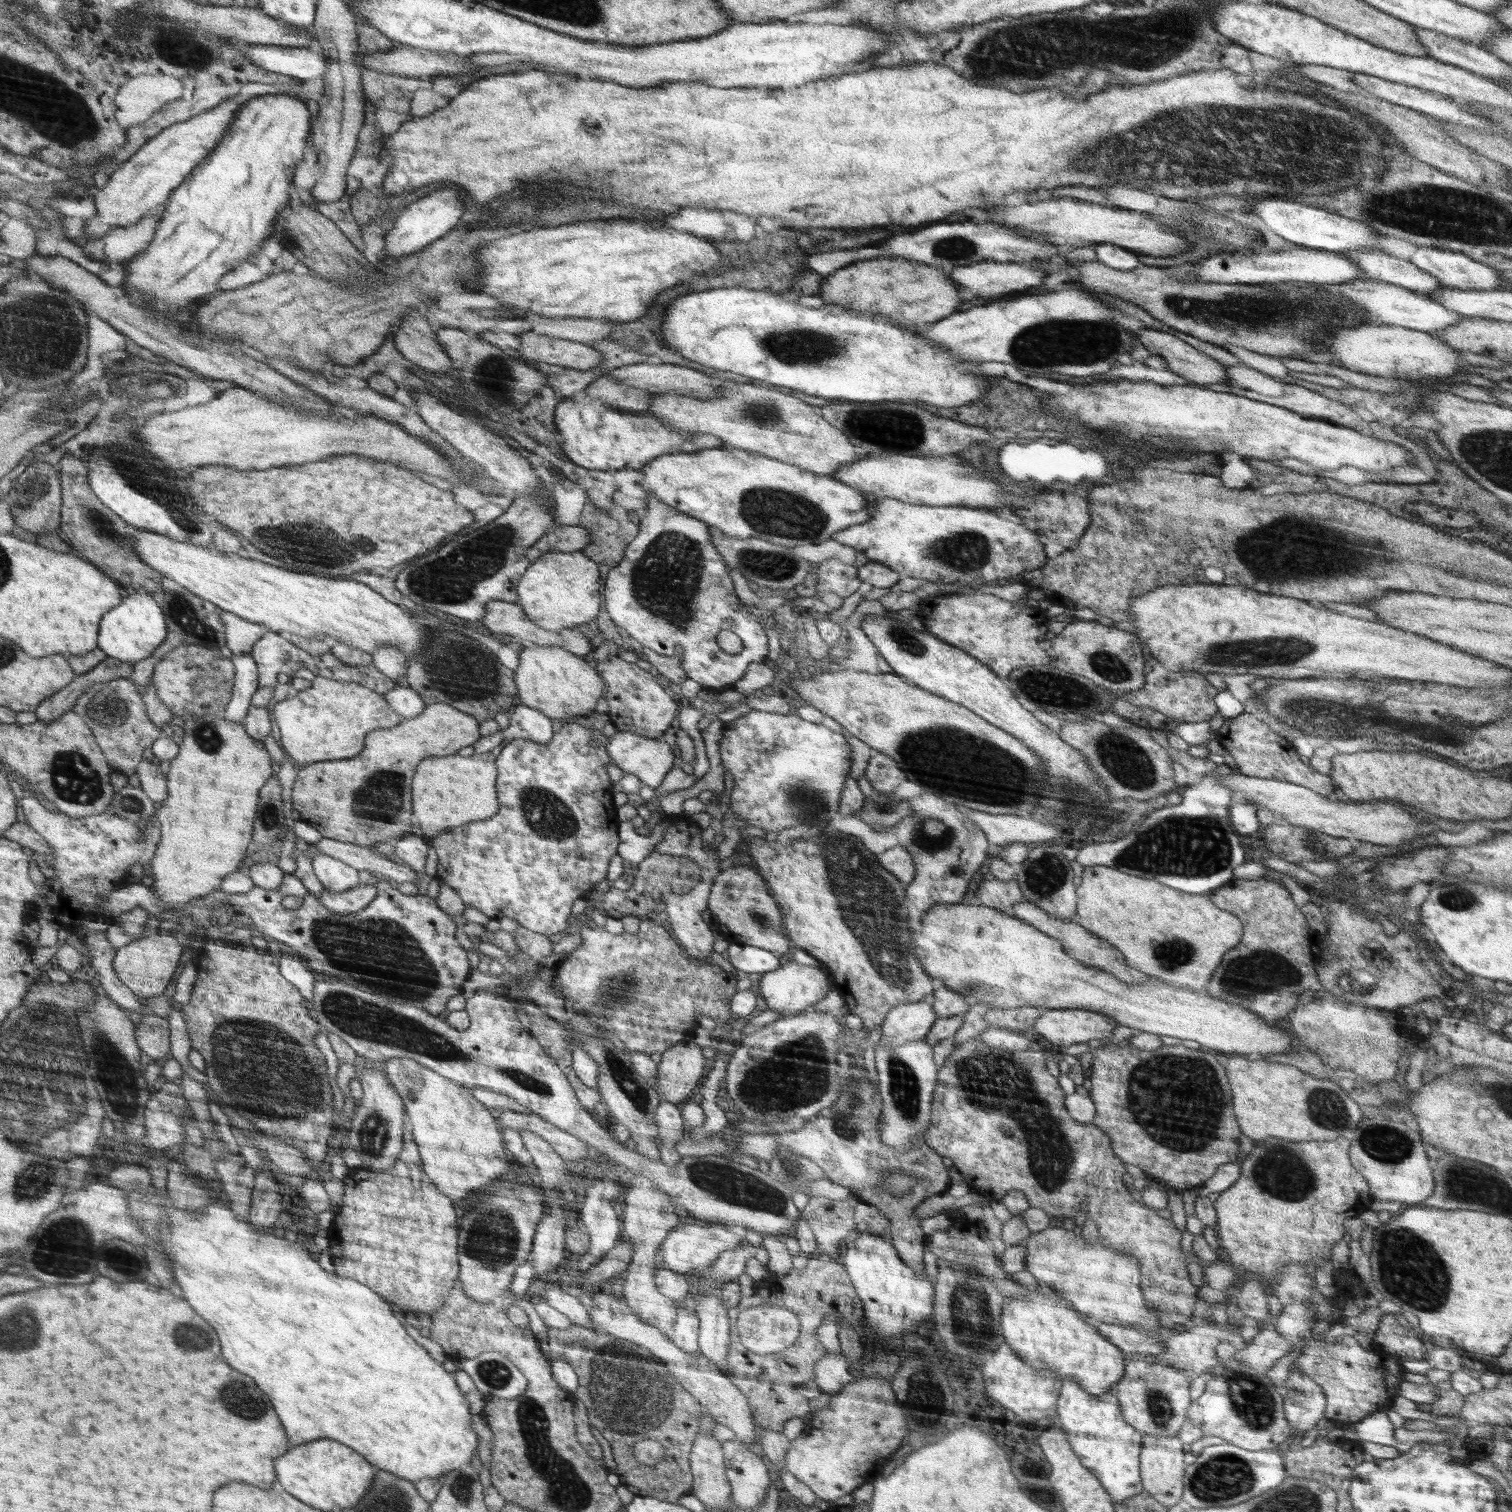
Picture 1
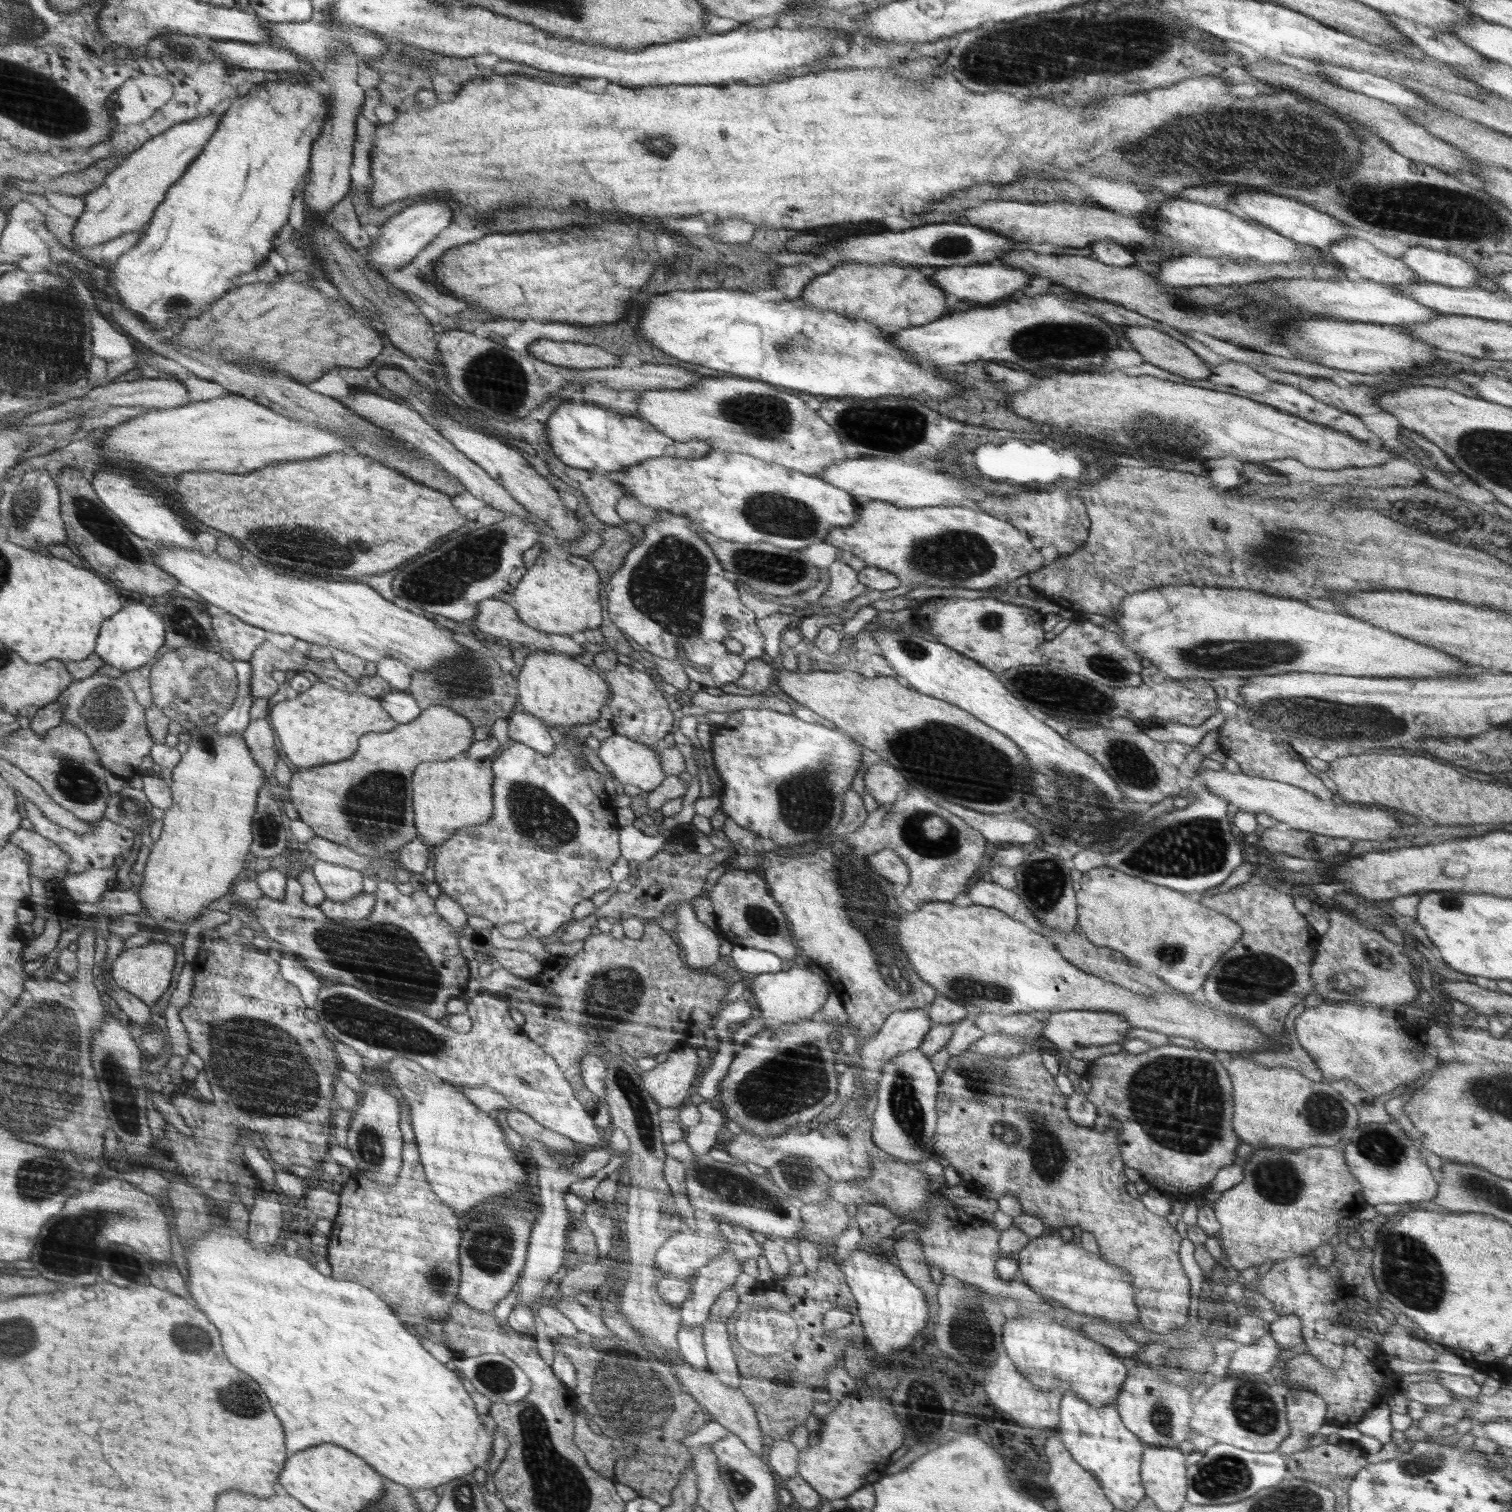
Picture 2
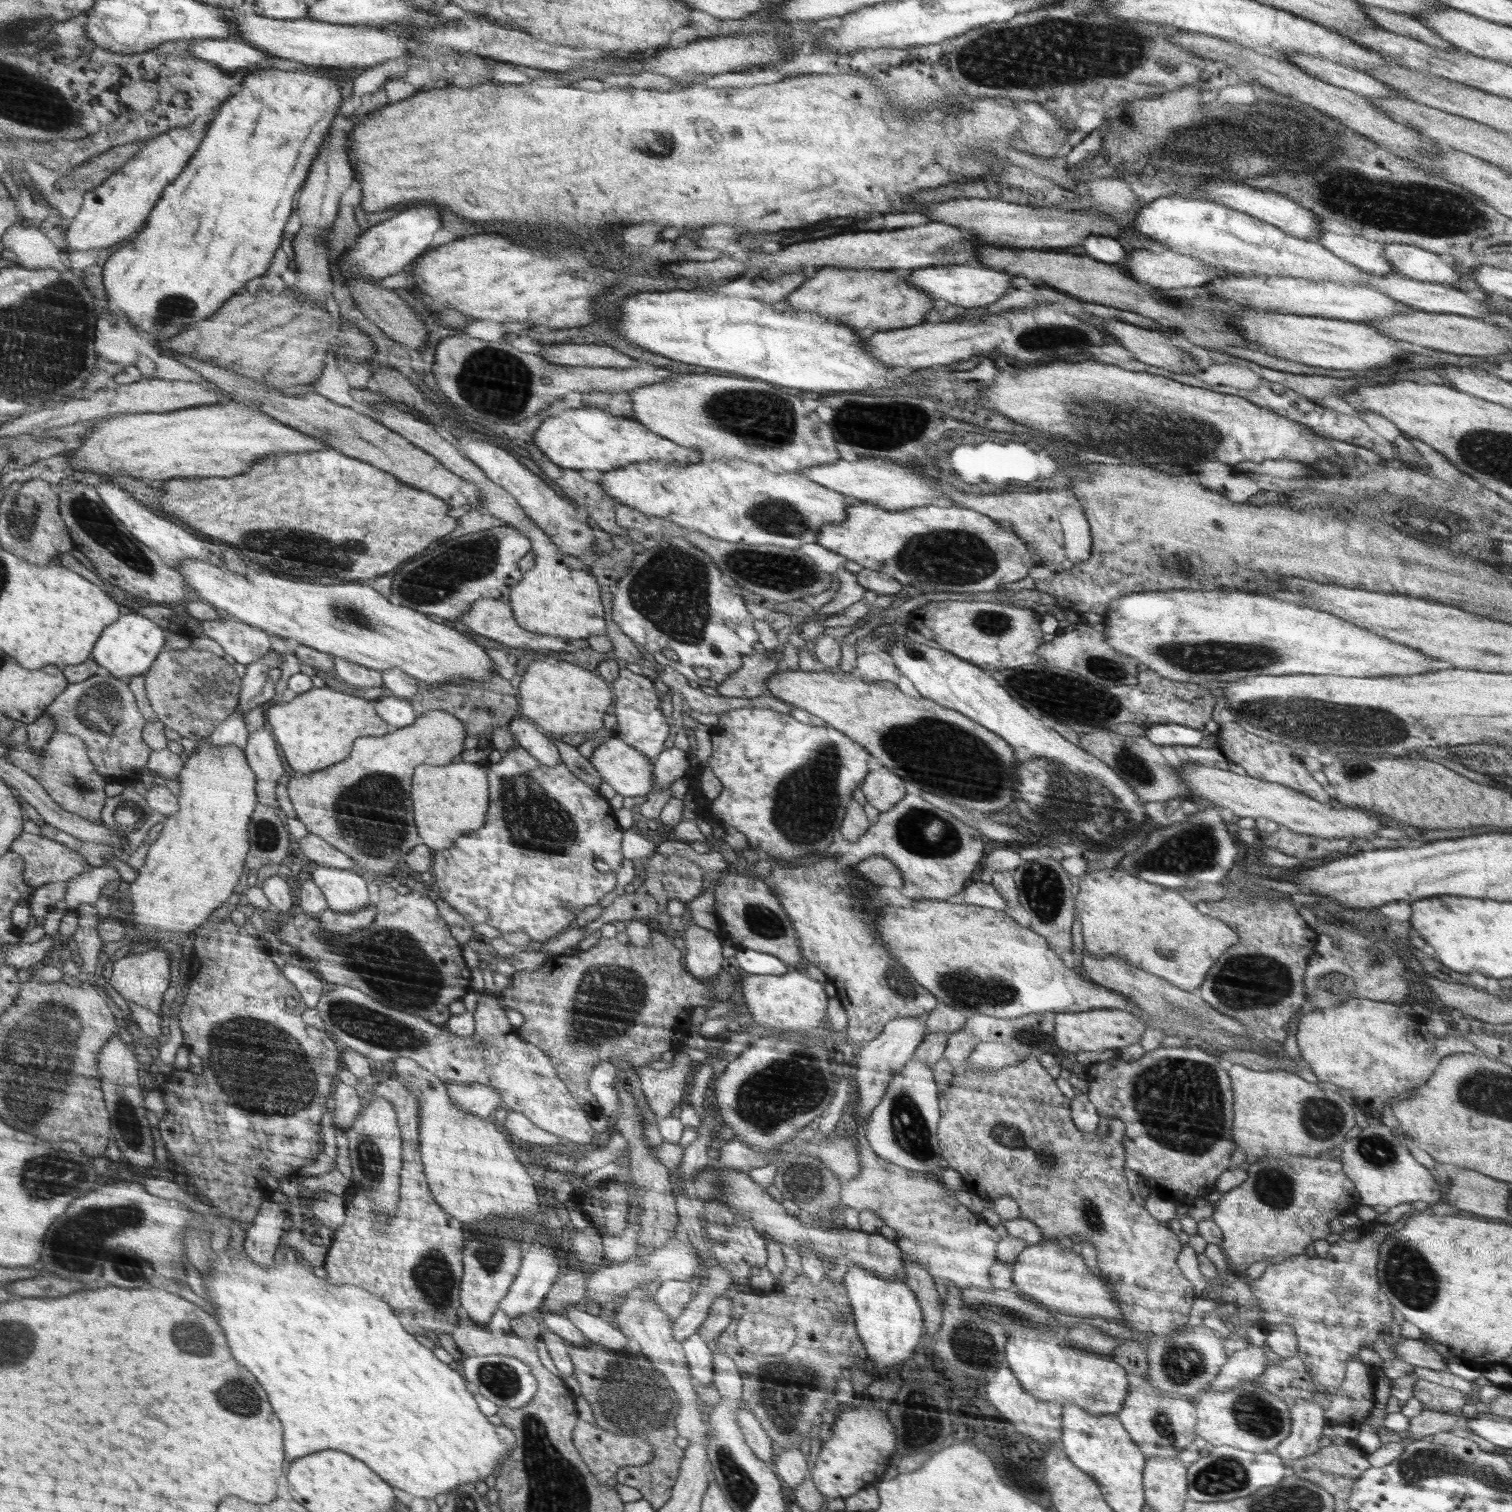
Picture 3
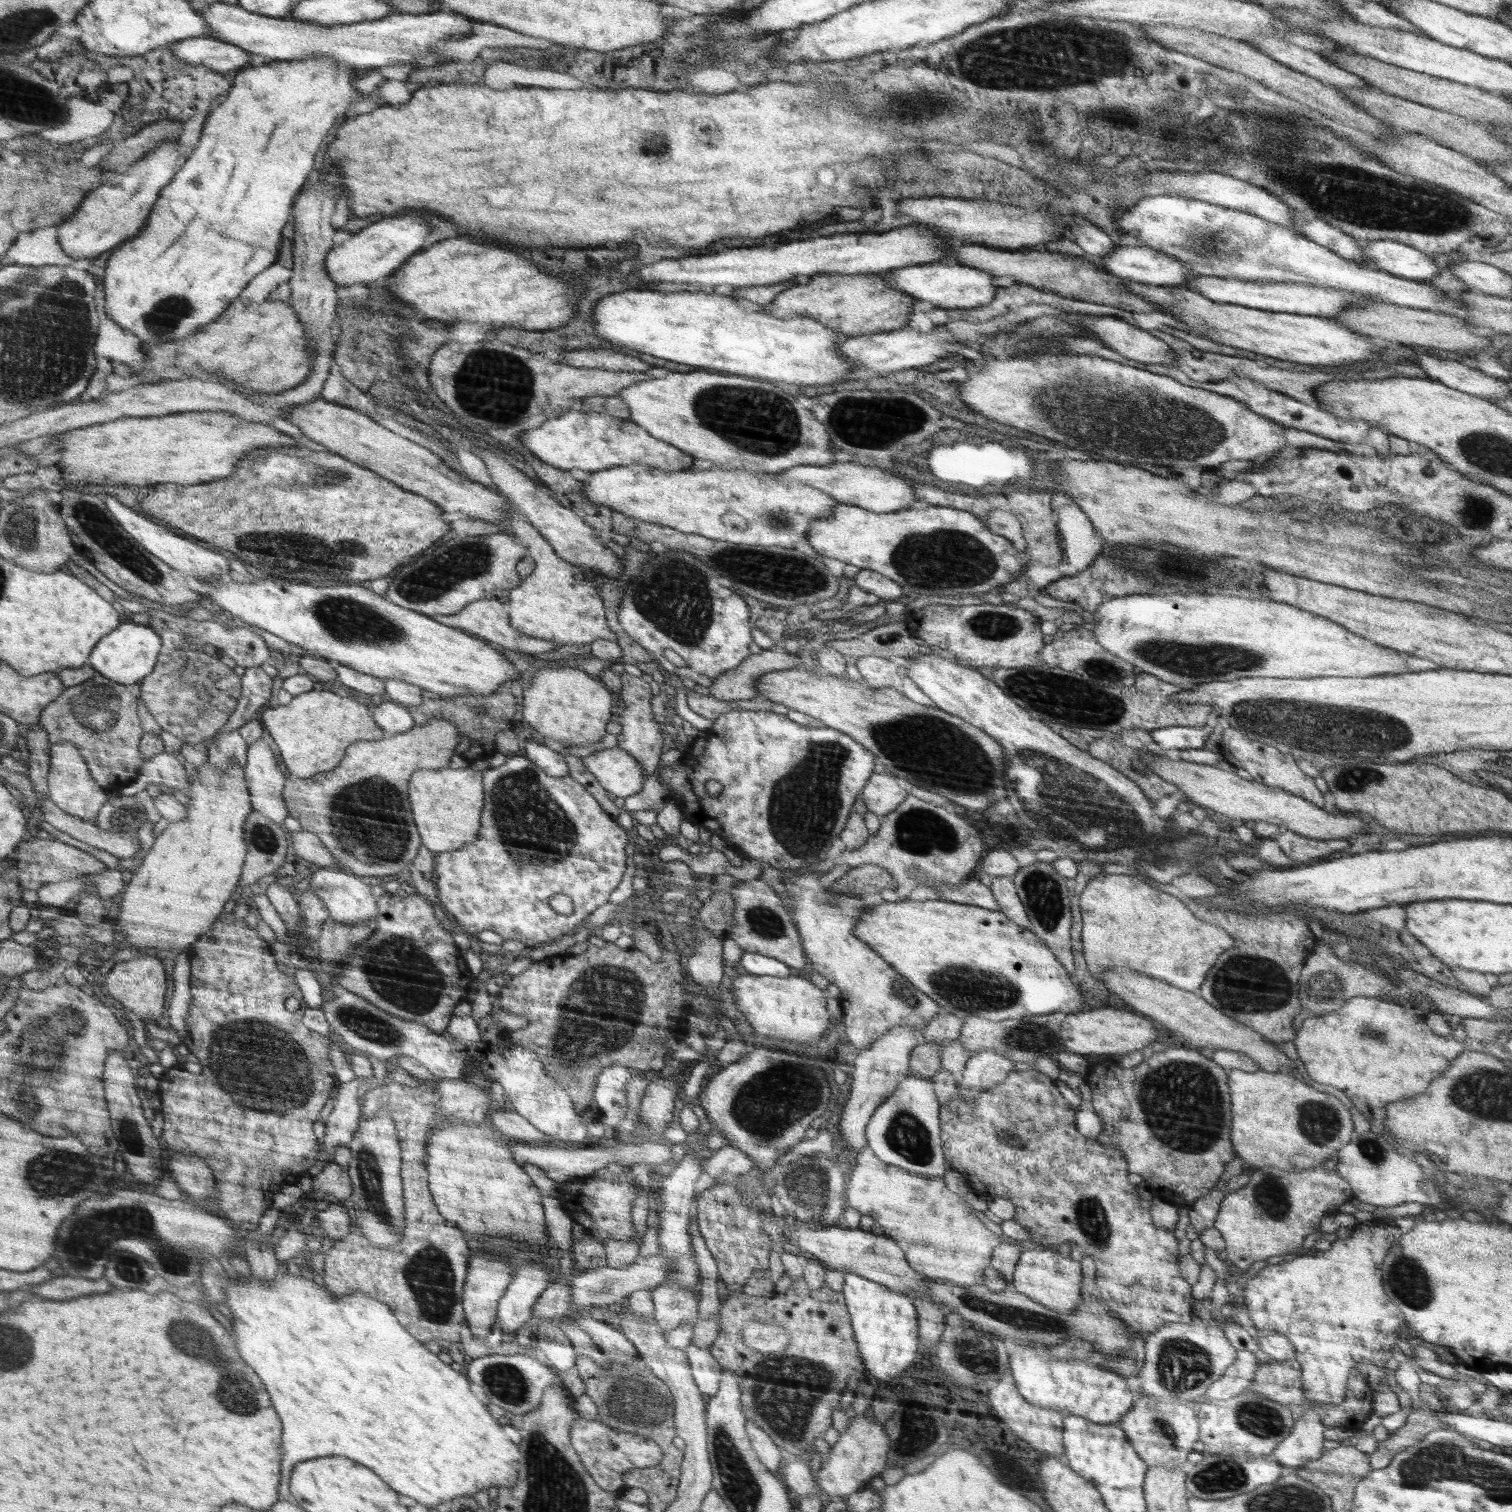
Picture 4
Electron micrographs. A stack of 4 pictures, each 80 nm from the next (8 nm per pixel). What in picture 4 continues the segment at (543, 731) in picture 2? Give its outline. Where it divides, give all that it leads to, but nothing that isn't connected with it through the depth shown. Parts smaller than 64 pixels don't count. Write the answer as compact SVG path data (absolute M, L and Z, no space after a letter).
M521 734L522 745L525 750L522 751L526 756L537 764L538 768L545 769L545 772L550 776L566 776L569 774L568 765L564 761L563 756L552 751L549 747L541 743L530 740L531 736L523 737Z

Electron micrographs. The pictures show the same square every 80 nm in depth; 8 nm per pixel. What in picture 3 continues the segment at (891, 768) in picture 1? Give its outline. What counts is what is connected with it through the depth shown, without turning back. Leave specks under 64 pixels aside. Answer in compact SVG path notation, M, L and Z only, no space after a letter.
M886 767L870 772L861 784L862 794L867 802L874 805L880 812L890 810L900 802L906 794L904 781Z

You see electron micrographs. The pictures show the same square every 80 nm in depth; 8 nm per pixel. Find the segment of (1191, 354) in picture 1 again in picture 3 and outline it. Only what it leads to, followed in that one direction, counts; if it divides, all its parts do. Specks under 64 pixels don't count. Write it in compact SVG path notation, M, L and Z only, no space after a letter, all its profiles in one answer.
M1123 321L1105 322L1102 326L1106 326L1104 331L1111 337L1115 336L1119 344L1140 362L1186 375L1202 371L1187 352L1173 346L1173 342L1159 332Z

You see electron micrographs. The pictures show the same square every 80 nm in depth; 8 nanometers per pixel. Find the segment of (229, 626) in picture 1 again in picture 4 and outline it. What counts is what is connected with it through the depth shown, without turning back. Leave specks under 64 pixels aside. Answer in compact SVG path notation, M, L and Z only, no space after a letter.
M117 595L115 599L127 616L140 614L140 612L151 612L148 625L150 628L156 629L161 635L162 647L160 654L168 654L175 649L180 649L181 644L191 644L191 648L198 651L202 651L205 644L213 644L218 650L222 651L222 655L229 656L236 662L237 666L242 666L245 669L261 666L262 663L271 660L269 646L260 634L256 634L253 631L256 626L238 622L232 626L232 629L227 629L220 621L196 621L188 616L180 617L174 615L173 611L168 613L166 611L151 609L136 601L136 599L126 599Z

